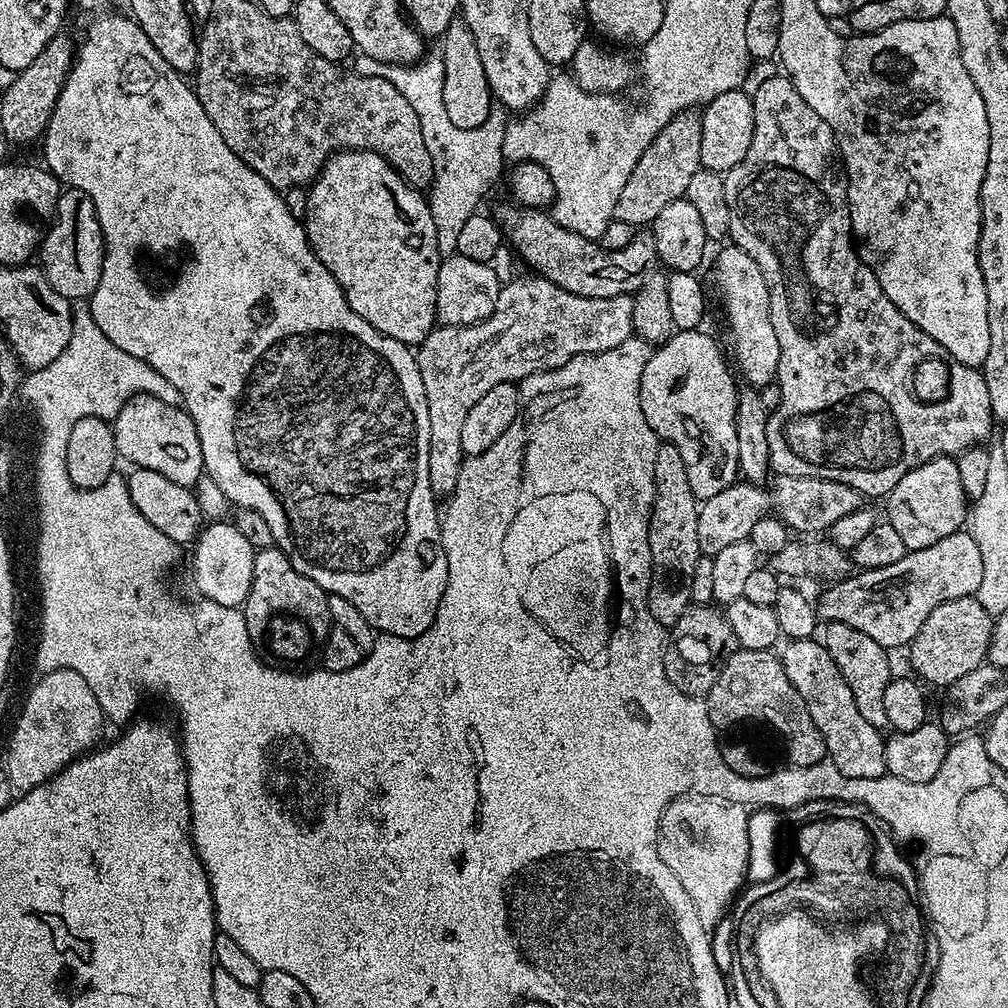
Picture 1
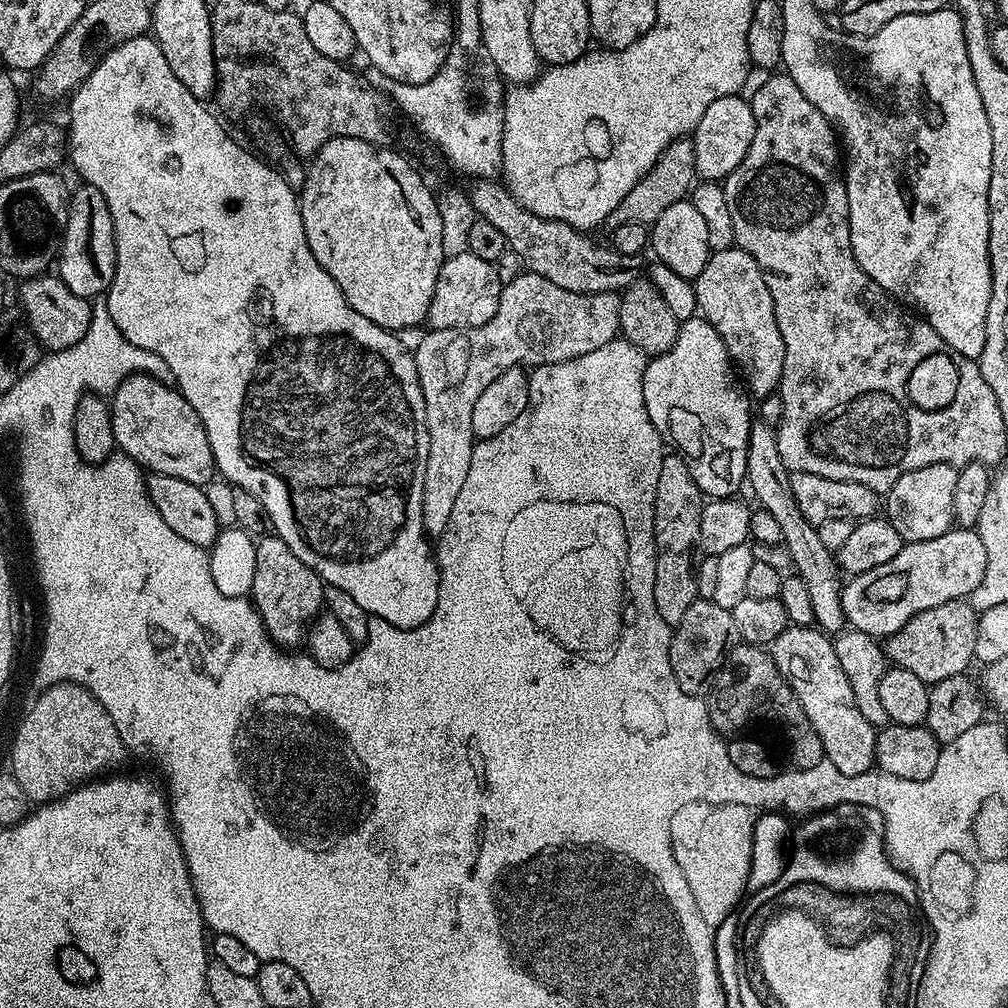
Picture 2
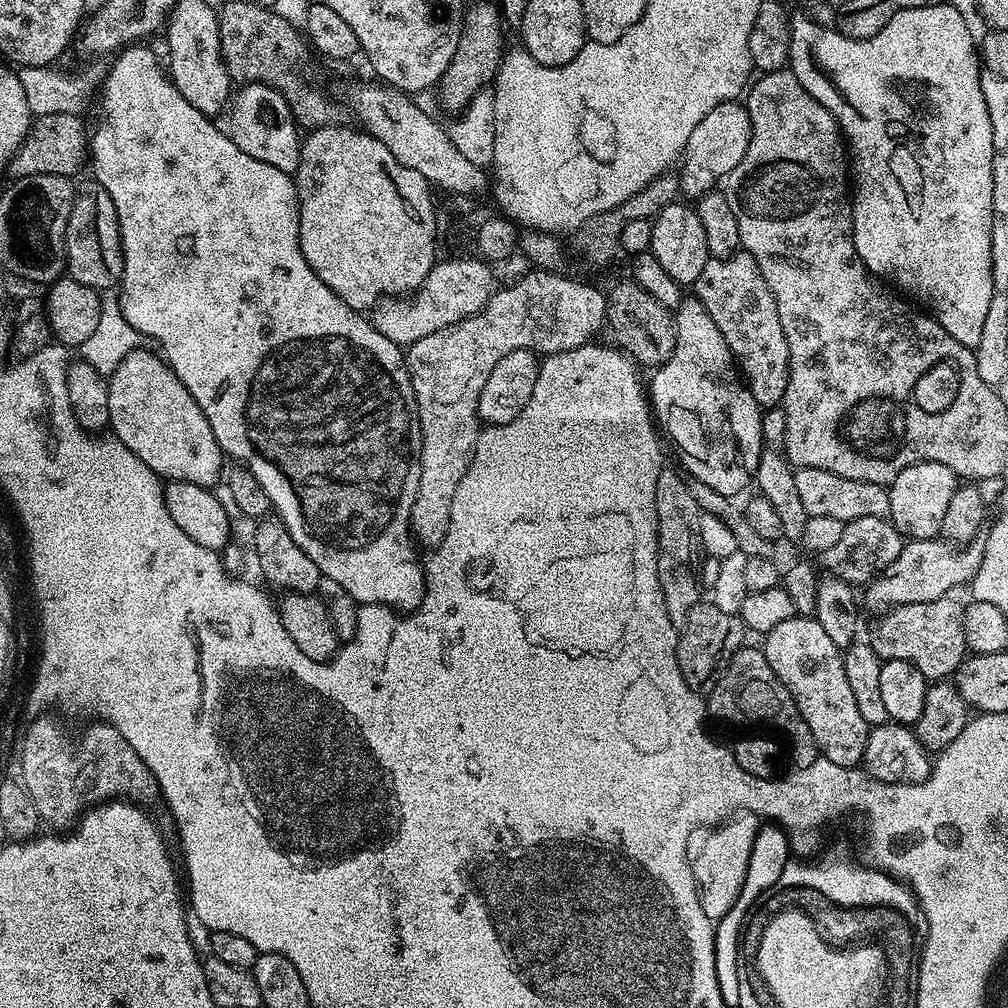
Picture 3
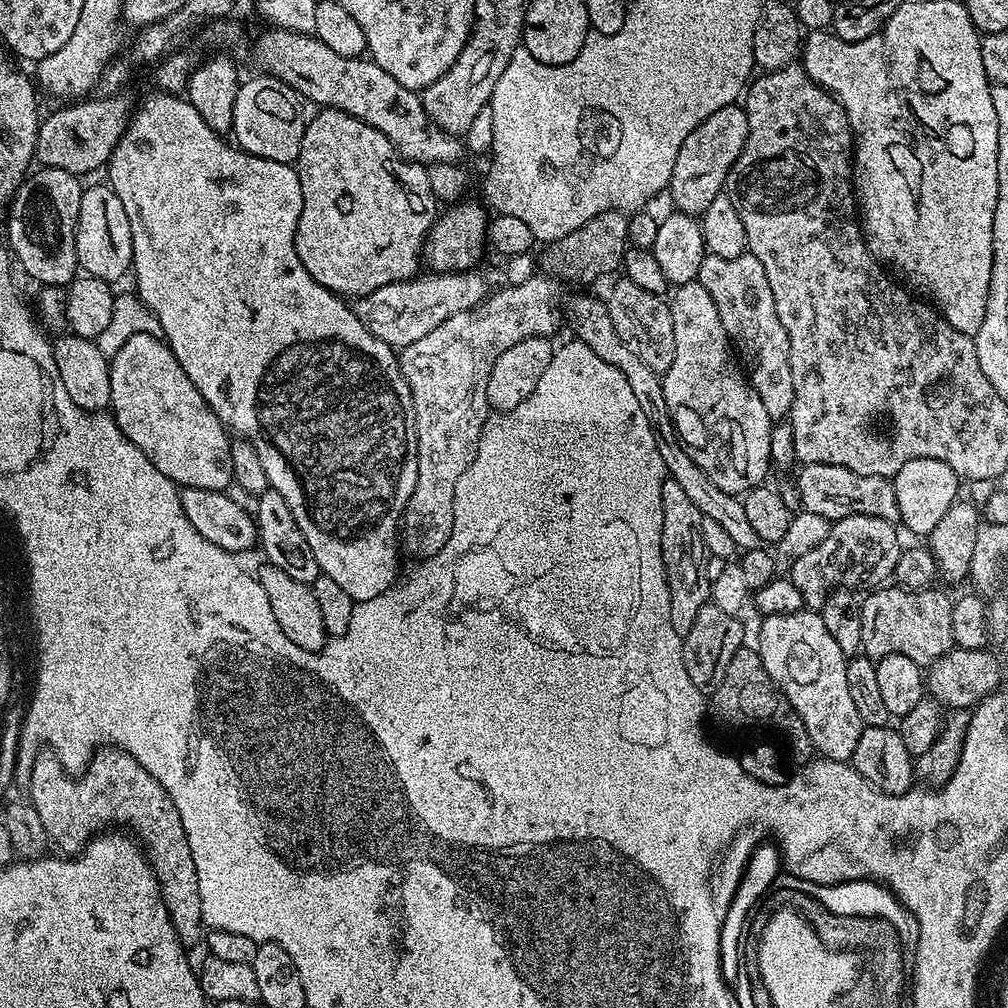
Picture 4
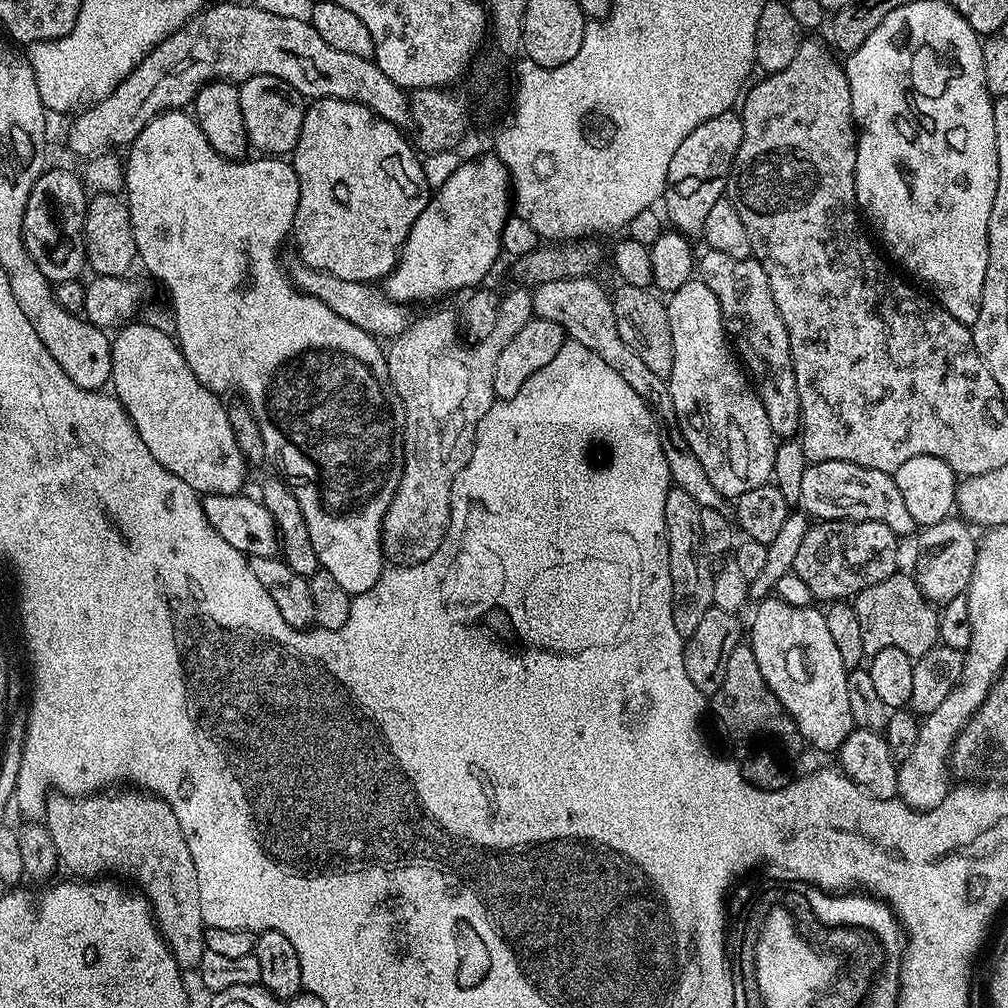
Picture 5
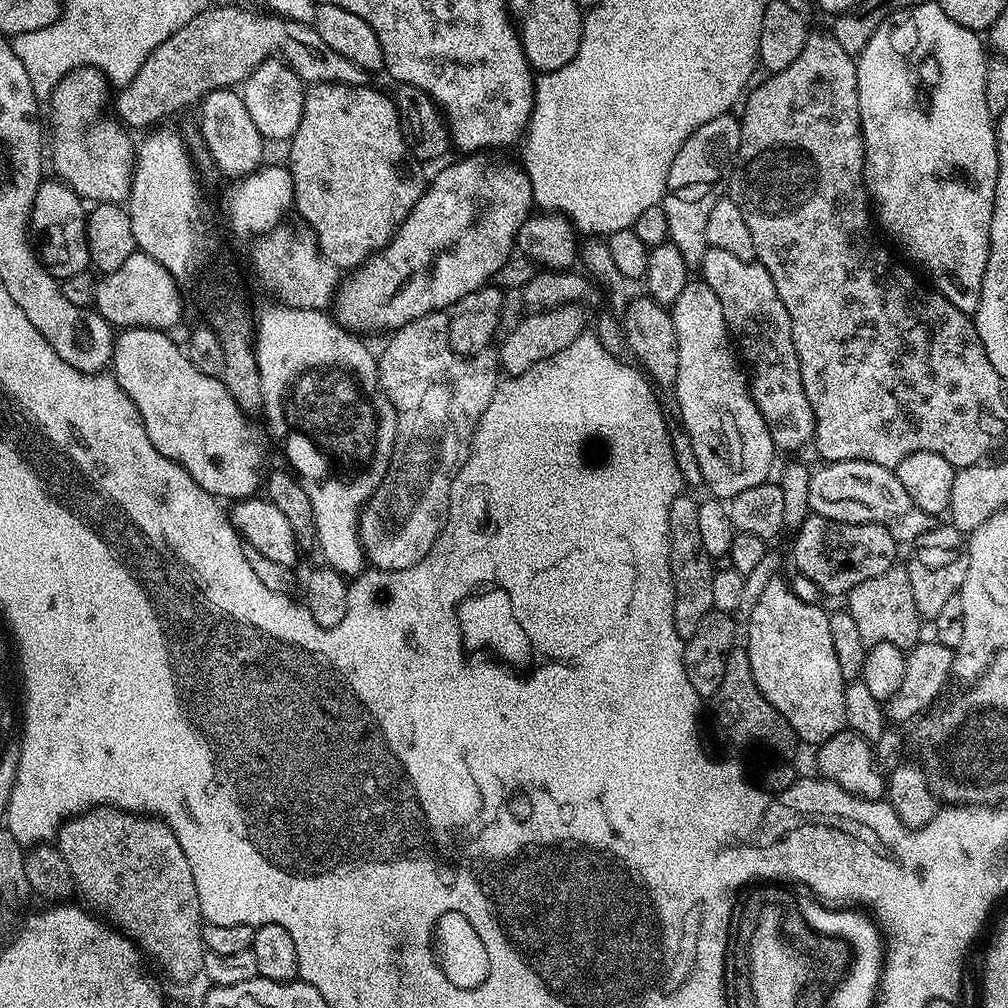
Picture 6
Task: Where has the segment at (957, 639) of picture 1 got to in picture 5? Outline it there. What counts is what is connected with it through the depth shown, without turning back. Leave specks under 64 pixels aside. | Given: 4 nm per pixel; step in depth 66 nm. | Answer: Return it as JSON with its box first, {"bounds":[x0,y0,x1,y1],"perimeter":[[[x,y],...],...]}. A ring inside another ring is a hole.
{"bounds":[854,570,940,658],"perimeter":[[[897,570],[890,578],[874,582],[874,586],[866,586],[866,590],[854,597],[854,603],[858,626],[862,626],[862,646],[869,657],[878,654],[878,650],[893,648],[902,650],[902,654],[907,656],[919,658],[937,647],[940,613],[937,605],[924,597],[911,575],[903,576],[903,571]]]}

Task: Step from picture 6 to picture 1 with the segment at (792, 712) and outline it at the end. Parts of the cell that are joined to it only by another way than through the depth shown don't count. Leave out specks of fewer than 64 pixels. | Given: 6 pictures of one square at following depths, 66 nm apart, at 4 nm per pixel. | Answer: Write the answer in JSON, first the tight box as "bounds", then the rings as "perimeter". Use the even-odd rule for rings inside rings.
{"bounds":[779,638,885,778],"perimeter":[[[816,638],[788,640],[785,645],[779,658],[786,670],[786,678],[790,678],[790,682],[794,682],[794,690],[802,694],[806,710],[810,710],[810,718],[814,718],[814,726],[818,726],[826,742],[827,759],[838,766],[846,778],[878,778],[885,775],[885,737],[881,729],[870,726],[870,722],[862,718],[854,702],[854,694],[850,694],[850,686],[846,686],[846,678],[842,678],[828,649]]]}

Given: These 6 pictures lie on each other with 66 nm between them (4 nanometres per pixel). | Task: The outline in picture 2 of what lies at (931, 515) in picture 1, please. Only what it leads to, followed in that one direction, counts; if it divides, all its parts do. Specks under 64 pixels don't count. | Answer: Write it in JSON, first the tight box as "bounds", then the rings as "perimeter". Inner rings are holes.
{"bounds":[886,464,957,544],"perimeter":[[[931,464],[910,470],[902,474],[898,482],[894,482],[892,489],[886,493],[886,518],[905,542],[913,544],[938,538],[953,527],[956,473],[957,469],[951,468],[949,464]]]}

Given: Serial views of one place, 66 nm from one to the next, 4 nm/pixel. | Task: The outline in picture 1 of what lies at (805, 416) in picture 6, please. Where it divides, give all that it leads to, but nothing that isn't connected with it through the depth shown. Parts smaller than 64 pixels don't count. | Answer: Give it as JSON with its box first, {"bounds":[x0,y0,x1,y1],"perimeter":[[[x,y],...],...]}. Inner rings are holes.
{"bounds":[712,246,780,390],"perimeter":[[[735,246],[727,247],[717,254],[712,276],[716,279],[716,288],[724,303],[724,312],[728,315],[728,332],[732,335],[736,364],[744,375],[743,383],[758,390],[775,381],[780,357],[774,322],[770,322],[770,294],[766,278],[762,278],[762,270],[758,270],[758,262],[754,262],[746,250]]]}

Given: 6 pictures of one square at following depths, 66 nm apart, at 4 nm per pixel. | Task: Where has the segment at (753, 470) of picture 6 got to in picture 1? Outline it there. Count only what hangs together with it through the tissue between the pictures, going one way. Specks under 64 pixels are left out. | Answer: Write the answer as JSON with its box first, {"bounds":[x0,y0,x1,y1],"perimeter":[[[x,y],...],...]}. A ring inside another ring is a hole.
{"bounds":[639,329,739,501],"perimeter":[[[701,329],[673,333],[671,339],[653,351],[643,368],[639,382],[639,404],[643,417],[659,439],[673,444],[682,456],[686,476],[697,501],[714,498],[739,477],[736,422],[738,396],[738,384],[735,384],[717,342]]]}

